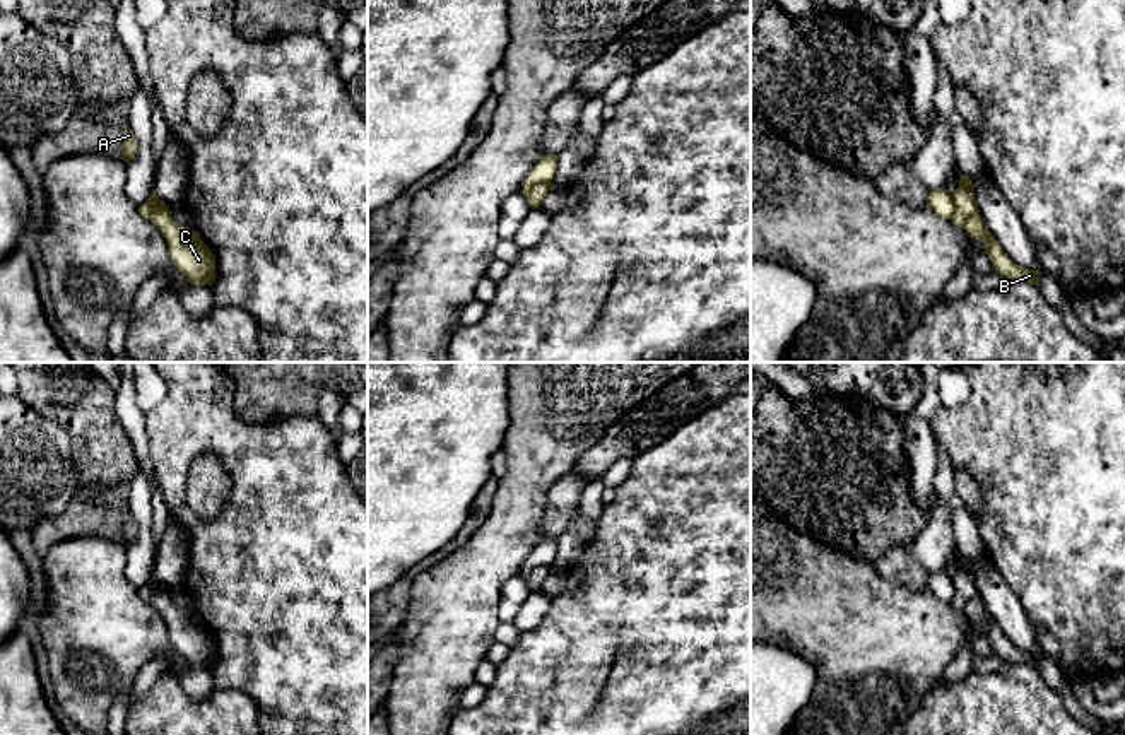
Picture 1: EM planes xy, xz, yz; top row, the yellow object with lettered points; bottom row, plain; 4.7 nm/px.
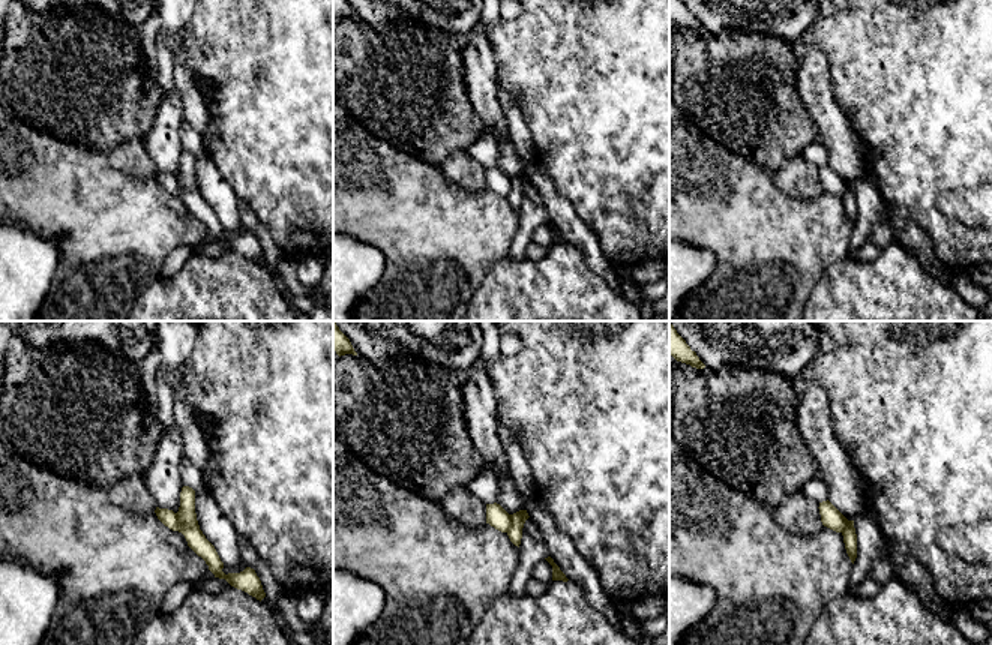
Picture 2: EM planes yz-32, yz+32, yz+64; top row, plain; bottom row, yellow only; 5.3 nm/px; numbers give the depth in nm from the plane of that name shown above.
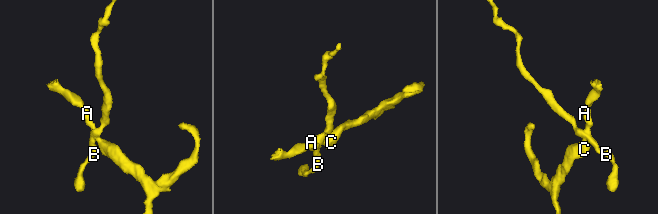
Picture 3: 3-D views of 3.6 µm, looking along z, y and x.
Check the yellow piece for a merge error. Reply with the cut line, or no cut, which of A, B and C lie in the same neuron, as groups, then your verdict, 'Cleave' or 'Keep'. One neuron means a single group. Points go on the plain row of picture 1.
Split along xz (551, 564), (539, 564), (530, 573), (527, 583). Groups: A C / B. Cleave

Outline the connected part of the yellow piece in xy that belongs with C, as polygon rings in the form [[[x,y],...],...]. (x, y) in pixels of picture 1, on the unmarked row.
[[[152,573],[149,585],[154,588],[150,605],[159,610],[166,620],[169,638],[176,651],[188,662],[190,667],[212,668],[215,662],[215,641],[210,631],[198,617],[173,603],[168,588]]]

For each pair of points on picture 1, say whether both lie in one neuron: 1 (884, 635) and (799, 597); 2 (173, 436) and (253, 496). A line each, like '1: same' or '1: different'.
1: same
2: same

